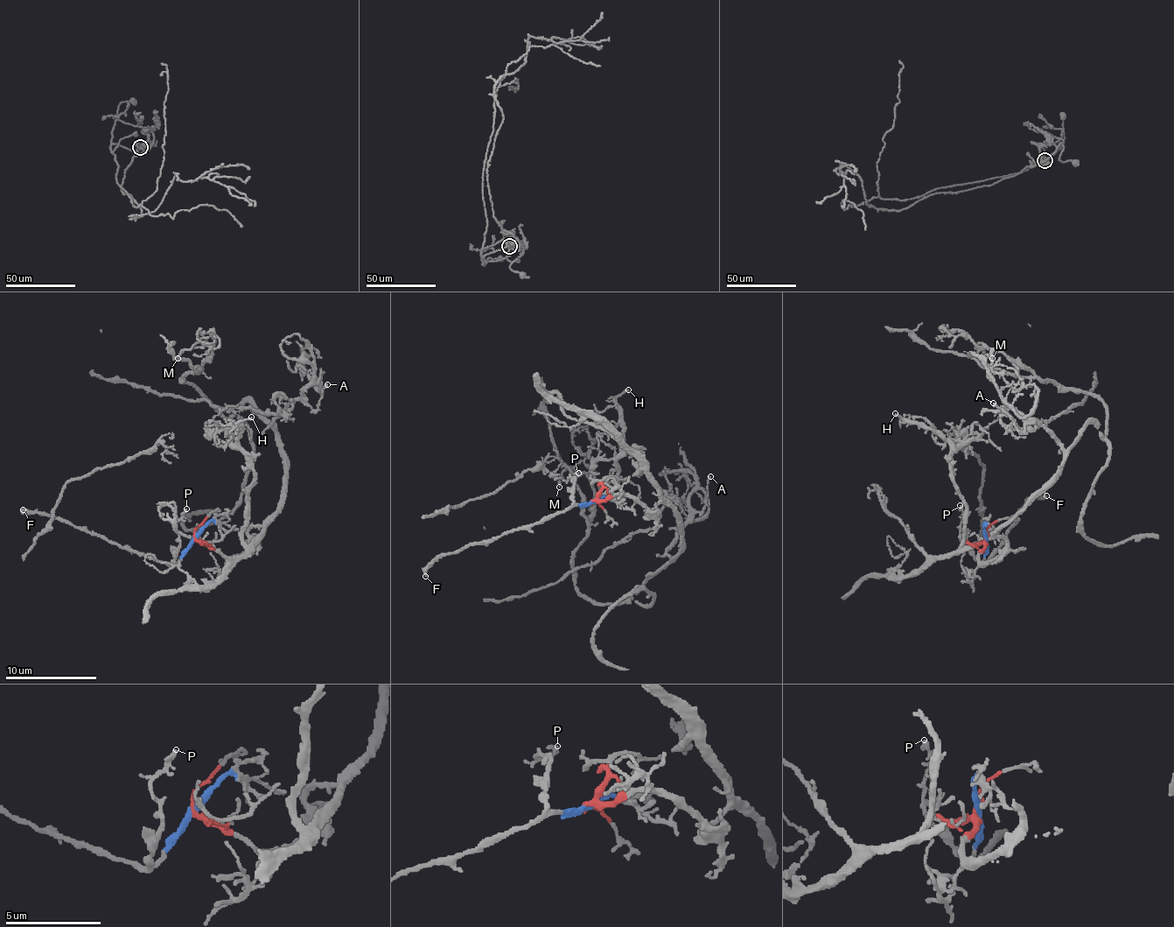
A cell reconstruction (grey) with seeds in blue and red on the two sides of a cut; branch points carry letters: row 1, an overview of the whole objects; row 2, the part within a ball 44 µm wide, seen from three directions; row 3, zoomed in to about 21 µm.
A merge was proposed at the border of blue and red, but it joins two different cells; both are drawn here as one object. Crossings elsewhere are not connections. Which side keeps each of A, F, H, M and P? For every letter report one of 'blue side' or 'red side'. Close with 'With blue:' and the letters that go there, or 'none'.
A: red side
F: blue side
H: red side
M: red side
P: blue side
With blue: F, P

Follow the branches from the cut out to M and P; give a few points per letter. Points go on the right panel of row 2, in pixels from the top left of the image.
M: (987, 537), (988, 562), (1005, 540), (995, 531), (1089, 423), (1106, 435), (1093, 394), (977, 346), (992, 357)
P: (987, 537), (985, 558), (978, 562), (960, 538), (960, 505)

